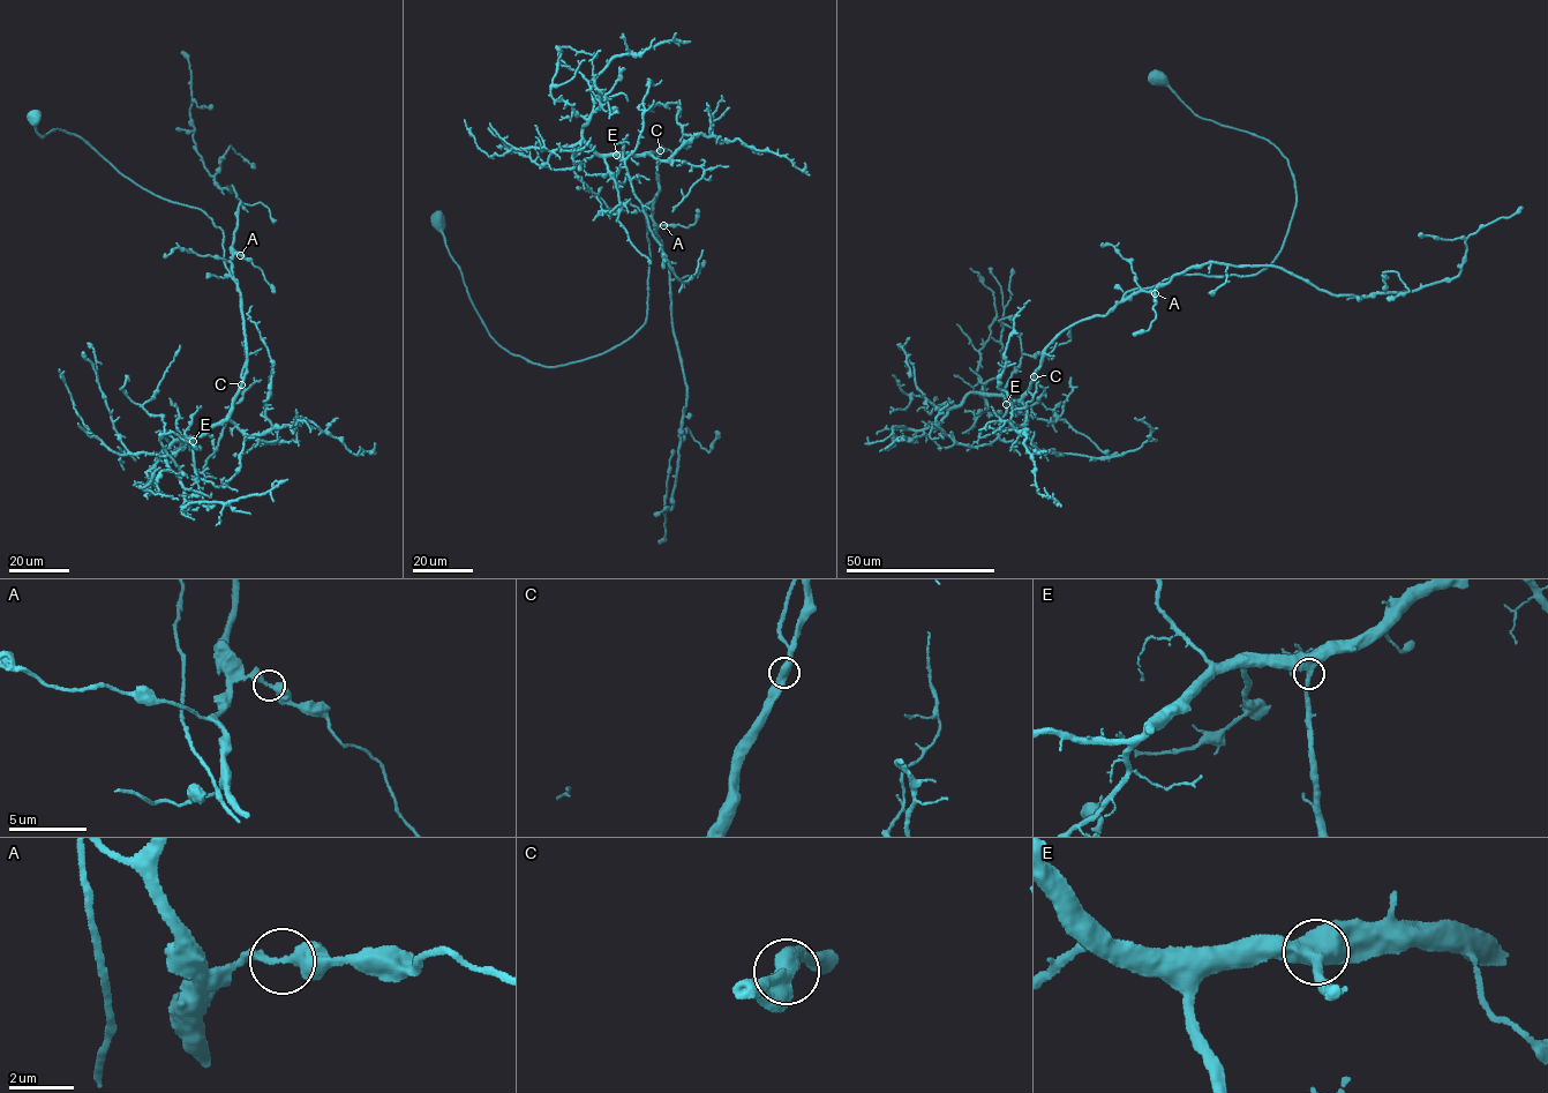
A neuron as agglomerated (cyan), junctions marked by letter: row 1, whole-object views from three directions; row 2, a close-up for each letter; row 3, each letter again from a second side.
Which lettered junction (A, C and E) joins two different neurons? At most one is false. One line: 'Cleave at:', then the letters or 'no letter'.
Cleave at: no letter

